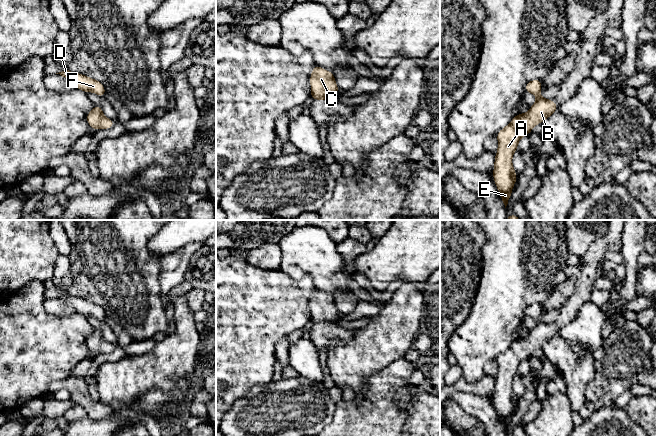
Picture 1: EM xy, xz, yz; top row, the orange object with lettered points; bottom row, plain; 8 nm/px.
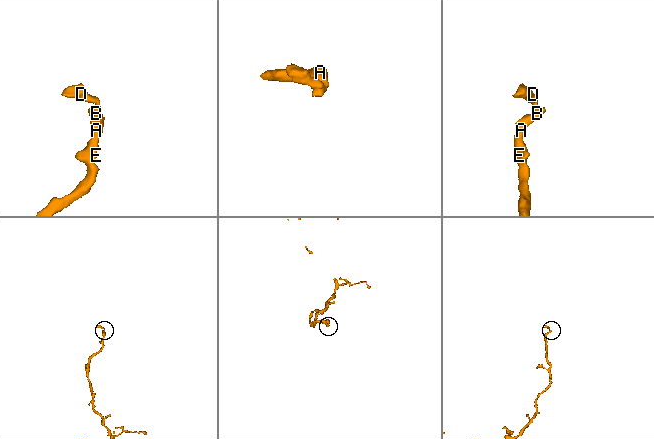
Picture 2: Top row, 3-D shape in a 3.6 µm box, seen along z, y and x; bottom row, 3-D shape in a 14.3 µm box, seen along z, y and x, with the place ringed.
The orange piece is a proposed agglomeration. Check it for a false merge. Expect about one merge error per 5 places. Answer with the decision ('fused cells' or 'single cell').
single cell

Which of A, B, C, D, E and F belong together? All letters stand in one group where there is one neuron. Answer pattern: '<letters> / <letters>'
A B C D E F

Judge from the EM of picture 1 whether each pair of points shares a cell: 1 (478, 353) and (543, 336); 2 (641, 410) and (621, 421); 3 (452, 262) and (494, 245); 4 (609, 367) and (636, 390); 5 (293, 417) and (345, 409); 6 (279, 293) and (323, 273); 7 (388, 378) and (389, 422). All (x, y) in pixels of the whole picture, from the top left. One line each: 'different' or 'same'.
1: different
2: different
3: different
4: different
5: different
6: different
7: same

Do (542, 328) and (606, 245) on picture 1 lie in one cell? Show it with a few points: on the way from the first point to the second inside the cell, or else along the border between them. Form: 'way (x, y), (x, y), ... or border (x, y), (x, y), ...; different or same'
way (565, 315), (582, 292), (586, 268); same

